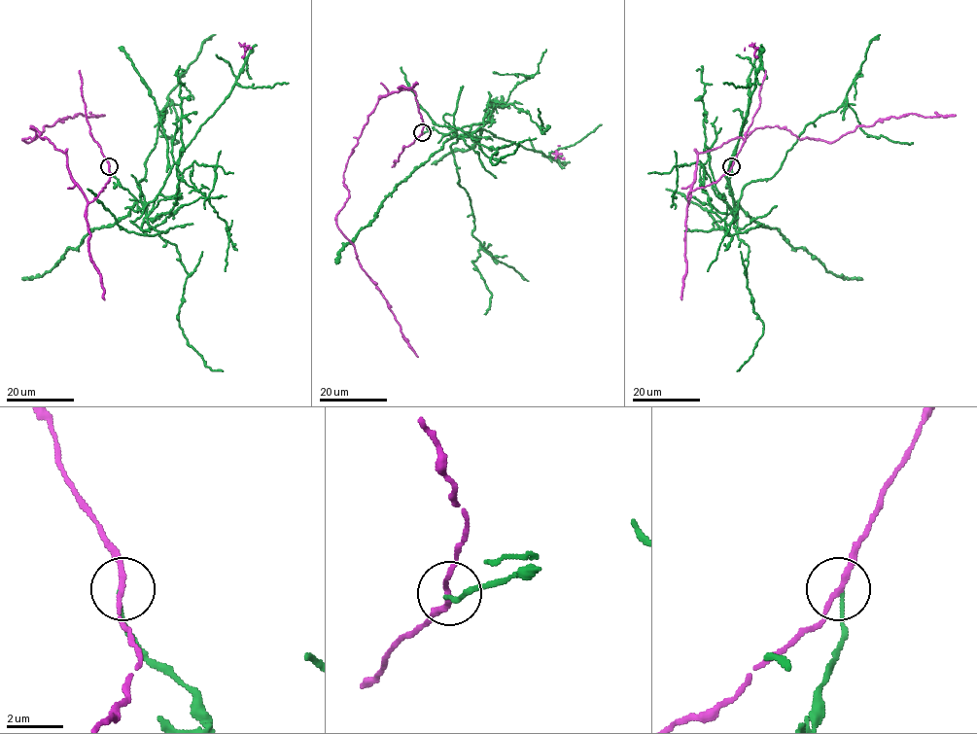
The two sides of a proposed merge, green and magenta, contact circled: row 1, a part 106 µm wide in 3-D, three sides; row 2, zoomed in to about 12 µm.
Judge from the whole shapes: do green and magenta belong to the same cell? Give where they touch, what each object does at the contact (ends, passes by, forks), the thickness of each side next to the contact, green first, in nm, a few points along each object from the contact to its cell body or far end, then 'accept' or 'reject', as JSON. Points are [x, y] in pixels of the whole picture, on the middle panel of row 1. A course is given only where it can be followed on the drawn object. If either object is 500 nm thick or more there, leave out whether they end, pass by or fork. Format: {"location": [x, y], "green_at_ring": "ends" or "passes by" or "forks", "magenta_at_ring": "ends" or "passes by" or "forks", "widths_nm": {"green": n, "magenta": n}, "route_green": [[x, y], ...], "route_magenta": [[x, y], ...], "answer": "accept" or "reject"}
{"location": [422, 132], "green_at_ring": "ends", "magenta_at_ring": "passes by", "widths_nm": {"green": 120, "magenta": 180}, "route_green": [[421, 132], [456, 137], [458, 183], [480, 242], [472, 262], [491, 294], [484, 314]], "route_magenta": [[422, 132], [415, 91], [401, 89], [378, 100], [348, 157], [343, 174], [349, 197], [336, 221], [418, 357]], "answer": "reject"}

